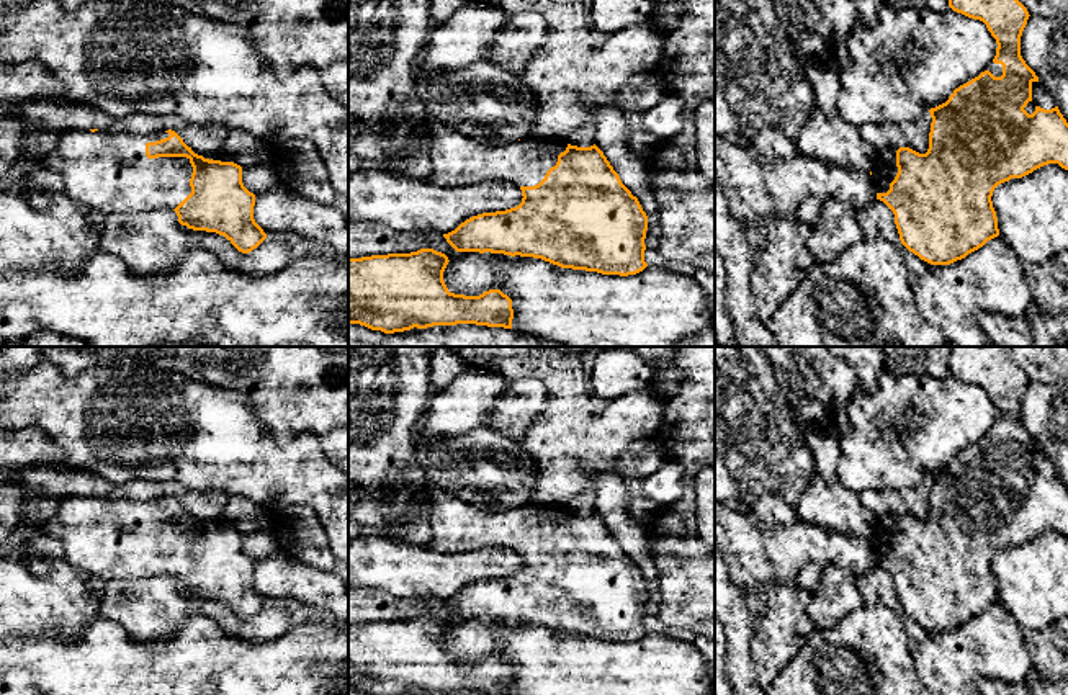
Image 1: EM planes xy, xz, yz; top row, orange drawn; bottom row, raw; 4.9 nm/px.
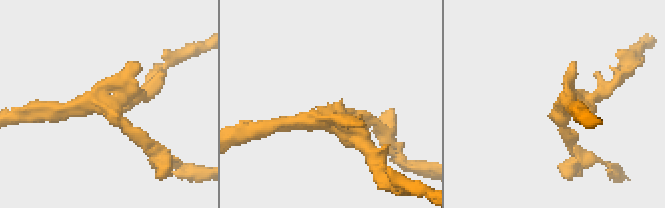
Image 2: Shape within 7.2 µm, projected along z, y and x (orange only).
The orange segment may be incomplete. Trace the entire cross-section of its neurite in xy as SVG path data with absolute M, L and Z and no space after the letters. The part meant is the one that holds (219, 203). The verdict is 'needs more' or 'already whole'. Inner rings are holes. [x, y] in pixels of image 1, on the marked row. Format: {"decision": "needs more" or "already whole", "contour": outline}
{"decision": "needs more", "contour": "M172 129L149 134L65 131L44 167L62 177L75 201L105 214L168 208L177 213L182 226L224 235L242 253L252 252L267 239L254 219L255 195L242 183L242 167L195 154Z"}

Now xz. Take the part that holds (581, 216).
{"decision": "needs more", "contour": "M430 121L430 132L432 183L463 186L504 182L518 186L523 196L515 208L473 216L443 234L456 252L533 257L561 268L620 276L636 275L648 267L648 216L595 144L577 147L566 141L533 137L489 144L437 121Z"}

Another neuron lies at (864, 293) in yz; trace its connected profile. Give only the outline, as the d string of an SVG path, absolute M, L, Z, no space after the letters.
M862 239L859 244L849 247L846 252L842 252L829 263L816 263L811 268L811 271L805 276L803 283L797 288L797 291L775 311L775 314L765 324L775 337L779 347L885 347L891 342L898 343L900 347L940 347L945 342L942 330L926 322L918 311L901 250L883 239Z

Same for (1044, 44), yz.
M1030 15L1021 36L1021 56L1057 100L1057 106L1068 123L1068 16L1050 20Z

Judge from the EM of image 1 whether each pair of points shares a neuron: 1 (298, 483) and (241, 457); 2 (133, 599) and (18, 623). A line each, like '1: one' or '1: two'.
1: one
2: two

